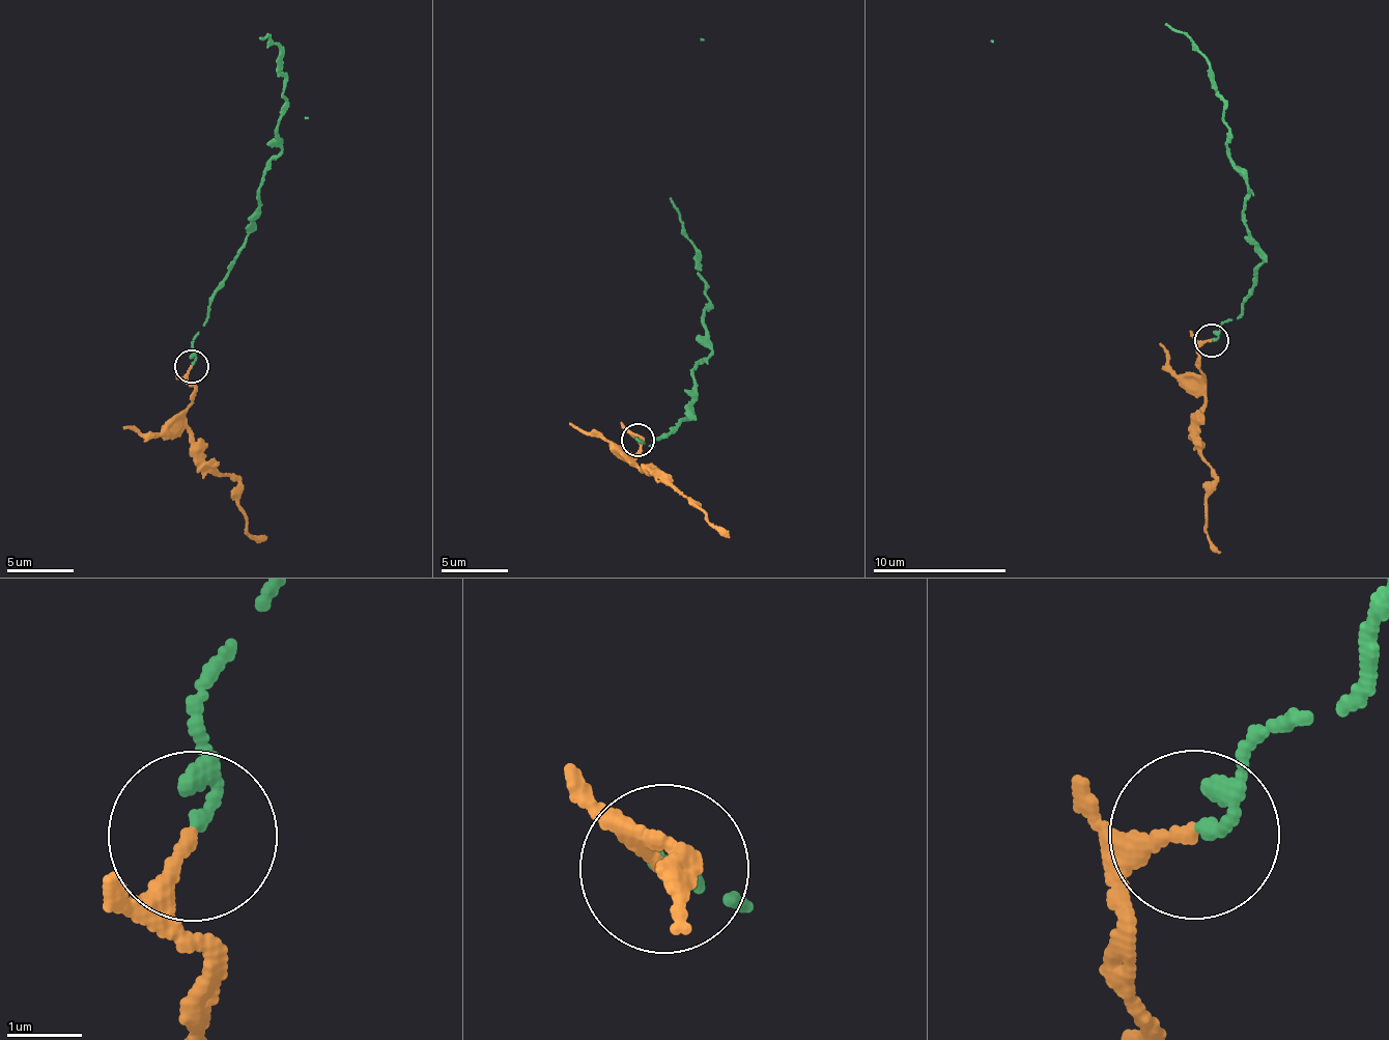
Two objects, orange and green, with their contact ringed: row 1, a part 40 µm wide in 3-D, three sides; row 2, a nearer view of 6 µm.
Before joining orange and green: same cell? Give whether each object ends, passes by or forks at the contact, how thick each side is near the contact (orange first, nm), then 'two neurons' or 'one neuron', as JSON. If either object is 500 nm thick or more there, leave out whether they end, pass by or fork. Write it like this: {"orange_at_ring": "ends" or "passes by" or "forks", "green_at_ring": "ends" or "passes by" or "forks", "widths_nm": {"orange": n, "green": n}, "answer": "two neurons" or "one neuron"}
{"orange_at_ring": "ends", "green_at_ring": "ends", "widths_nm": {"orange": 180, "green": 180}, "answer": "one neuron"}

